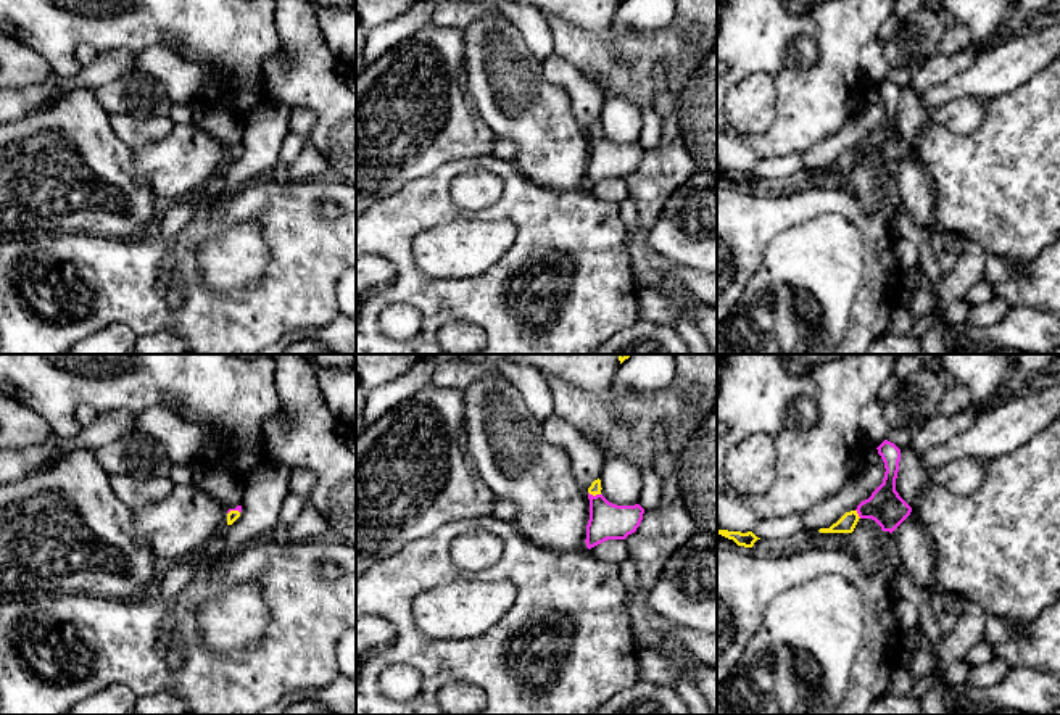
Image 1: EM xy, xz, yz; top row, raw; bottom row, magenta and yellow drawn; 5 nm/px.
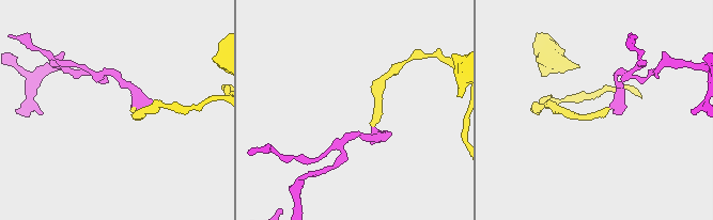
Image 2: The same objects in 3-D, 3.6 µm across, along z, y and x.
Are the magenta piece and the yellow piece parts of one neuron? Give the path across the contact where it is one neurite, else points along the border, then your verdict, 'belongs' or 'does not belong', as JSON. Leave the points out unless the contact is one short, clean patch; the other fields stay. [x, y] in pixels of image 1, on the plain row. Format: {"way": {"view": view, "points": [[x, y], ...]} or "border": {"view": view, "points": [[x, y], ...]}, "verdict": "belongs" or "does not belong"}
{"way": {"view": "xz", "points": [[608, 160], [601, 152], [596, 134], [595, 128]]}, "verdict": "belongs"}

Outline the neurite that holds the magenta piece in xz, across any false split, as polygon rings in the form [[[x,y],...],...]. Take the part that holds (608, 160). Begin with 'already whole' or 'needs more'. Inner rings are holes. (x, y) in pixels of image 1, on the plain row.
needs more | [[[601,119],[588,127],[590,159],[586,164],[586,187],[591,188],[607,179],[625,179],[635,172],[643,159],[644,148],[640,143],[617,145],[601,134]]]

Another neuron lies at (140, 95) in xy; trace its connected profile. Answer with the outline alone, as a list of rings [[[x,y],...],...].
[[[137,71],[95,89],[93,95],[108,114],[139,119],[169,116],[174,105],[161,81]]]

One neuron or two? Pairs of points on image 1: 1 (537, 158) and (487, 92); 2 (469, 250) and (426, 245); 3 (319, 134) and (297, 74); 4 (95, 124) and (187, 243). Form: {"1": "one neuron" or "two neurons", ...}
{"1": "one neuron", "2": "one neuron", "3": "one neuron", "4": "two neurons"}

